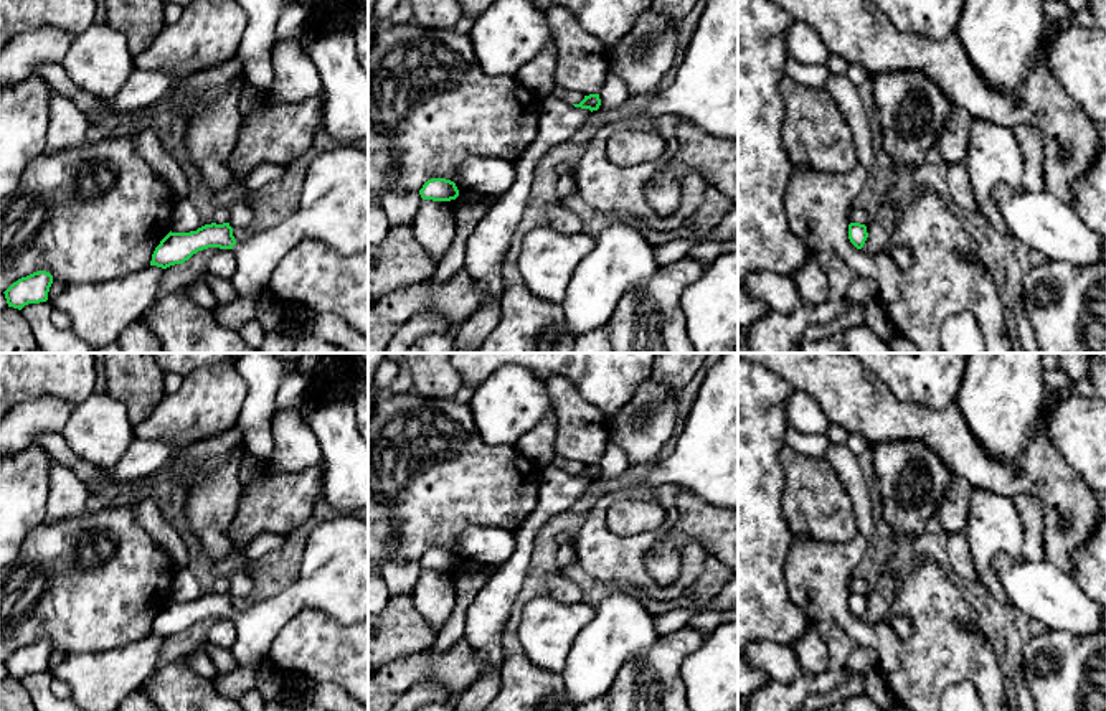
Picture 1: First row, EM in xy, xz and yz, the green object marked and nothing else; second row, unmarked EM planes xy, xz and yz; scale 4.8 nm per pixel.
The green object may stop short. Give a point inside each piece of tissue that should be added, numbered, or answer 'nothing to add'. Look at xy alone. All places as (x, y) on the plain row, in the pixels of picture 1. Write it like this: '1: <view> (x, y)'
1: xy (334, 578)

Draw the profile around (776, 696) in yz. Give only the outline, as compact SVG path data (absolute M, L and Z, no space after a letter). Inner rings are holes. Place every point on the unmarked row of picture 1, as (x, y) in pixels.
M845 666L839 670L827 668L822 673L801 671L789 685L771 681L764 688L743 698L743 704L746 711L801 711L809 695L844 685L853 675L855 673Z

